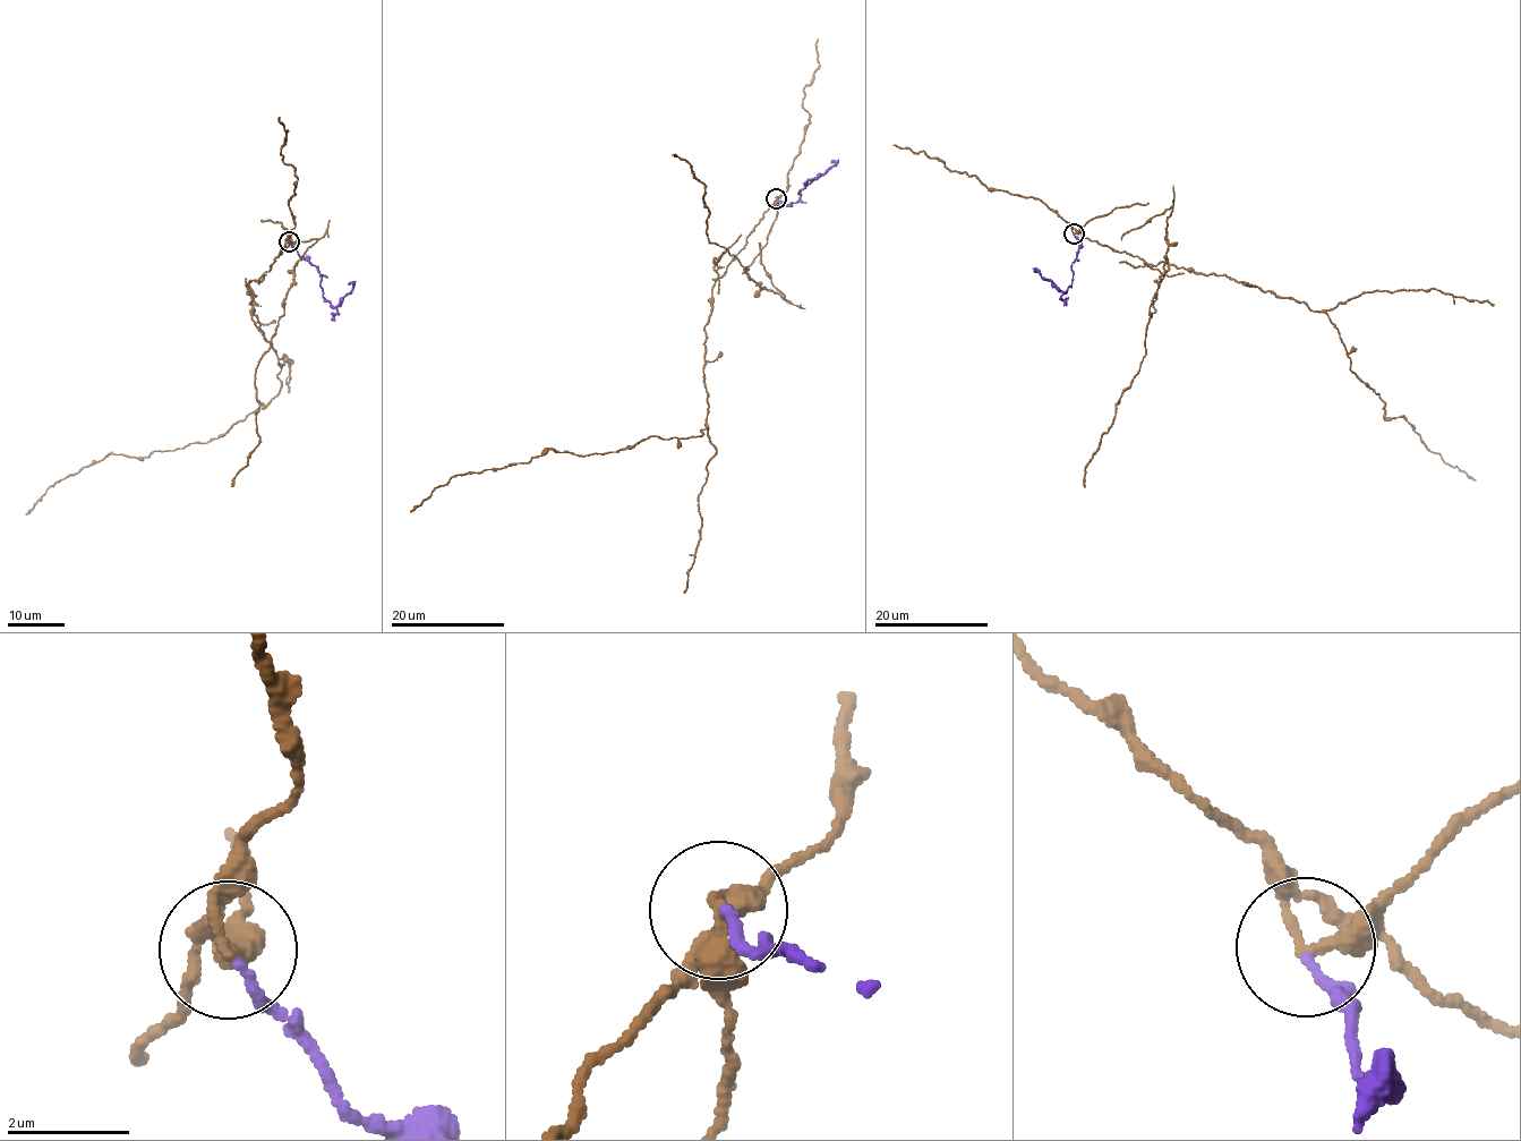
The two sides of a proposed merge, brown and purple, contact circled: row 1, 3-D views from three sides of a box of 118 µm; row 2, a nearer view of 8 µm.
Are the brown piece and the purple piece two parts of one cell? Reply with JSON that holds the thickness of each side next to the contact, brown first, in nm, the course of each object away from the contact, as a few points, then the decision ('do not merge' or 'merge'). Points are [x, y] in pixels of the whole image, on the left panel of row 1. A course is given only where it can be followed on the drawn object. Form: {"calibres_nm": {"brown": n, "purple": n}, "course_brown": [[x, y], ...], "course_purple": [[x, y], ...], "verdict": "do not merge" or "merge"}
{"calibres_nm": {"brown": 240, "purple": 150}, "course_brown": [[288, 241], [247, 287], [280, 364], [280, 390], [264, 407], [208, 442], [105, 454], [58, 480], [26, 514]], "course_purple": [[290, 243], [322, 277], [323, 297], [332, 305], [339, 305], [355, 281]], "verdict": "do not merge"}

